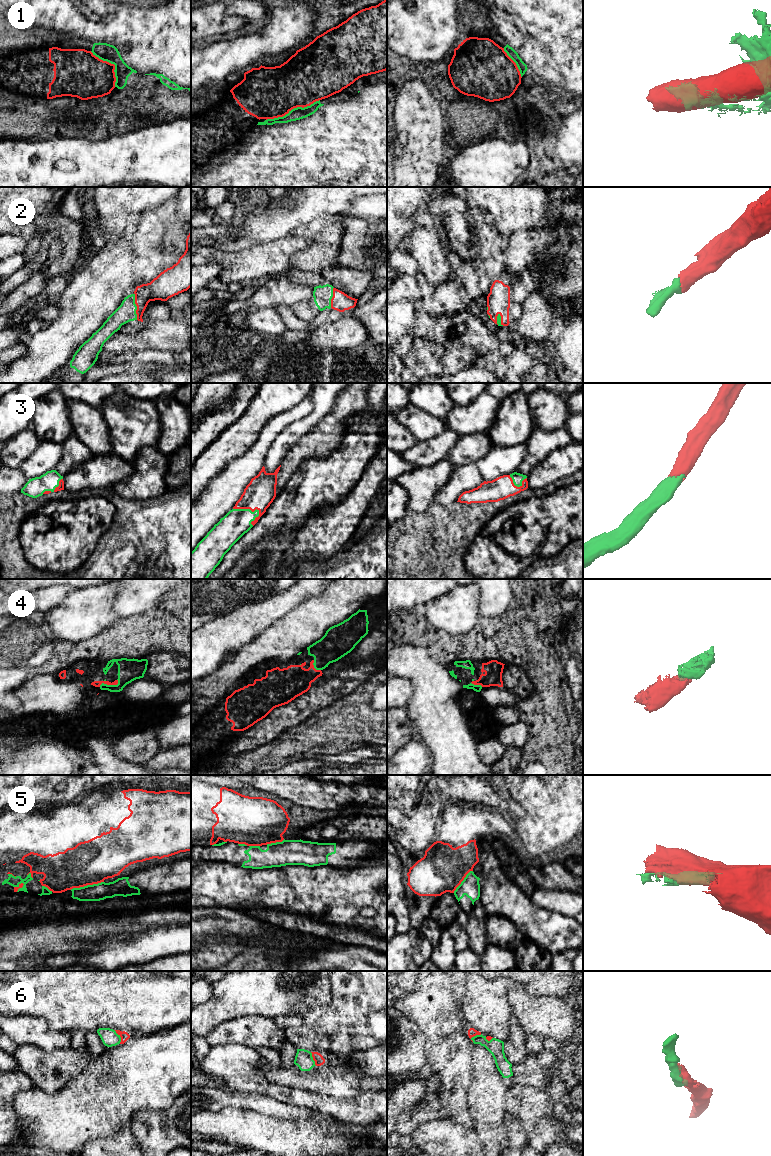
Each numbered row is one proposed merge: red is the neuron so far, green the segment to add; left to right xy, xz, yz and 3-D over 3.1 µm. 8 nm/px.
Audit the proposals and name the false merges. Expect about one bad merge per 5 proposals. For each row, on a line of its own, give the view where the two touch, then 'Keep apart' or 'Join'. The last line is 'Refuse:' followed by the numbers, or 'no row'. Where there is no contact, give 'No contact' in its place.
1: Touches red in xz. Join
2: Touches red in xy. Join
3: Touches red in xz. Join
4: Touches red in xy. Join
5: Touches red in xy. Keep apart
6: Touches red in xy. Join
Refuse: 5

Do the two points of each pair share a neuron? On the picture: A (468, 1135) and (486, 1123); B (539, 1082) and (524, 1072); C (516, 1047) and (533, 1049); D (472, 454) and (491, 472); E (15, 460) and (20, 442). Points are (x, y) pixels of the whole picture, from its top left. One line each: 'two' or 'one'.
A: two
B: one
C: two
D: two
E: one

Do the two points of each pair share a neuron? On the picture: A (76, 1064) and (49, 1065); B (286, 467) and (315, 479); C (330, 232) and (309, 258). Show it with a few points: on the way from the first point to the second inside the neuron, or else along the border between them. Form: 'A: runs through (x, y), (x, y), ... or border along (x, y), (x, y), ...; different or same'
A: runs through (69, 1064), (56, 1065); same
B: border along (314, 456), (306, 459), (299, 466), (282, 490); different
C: runs through (329, 238), (315, 252); same

